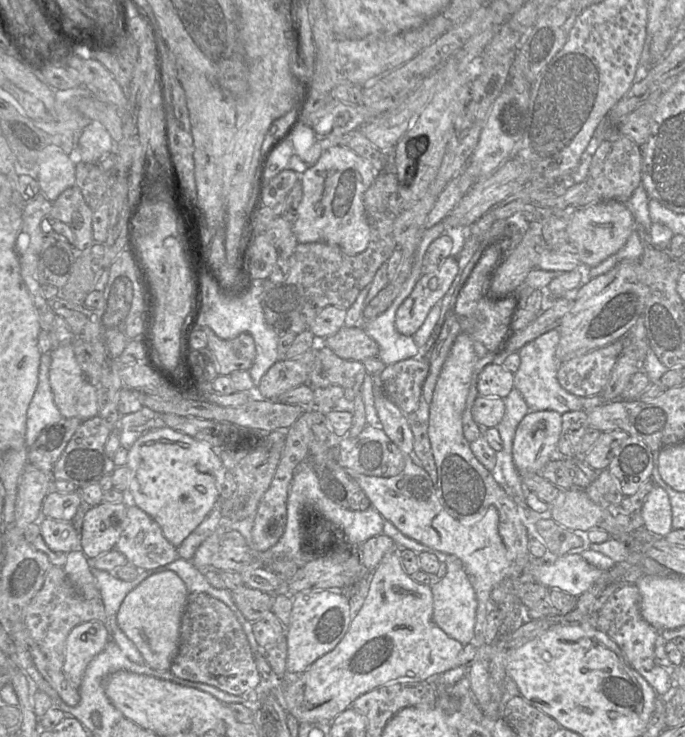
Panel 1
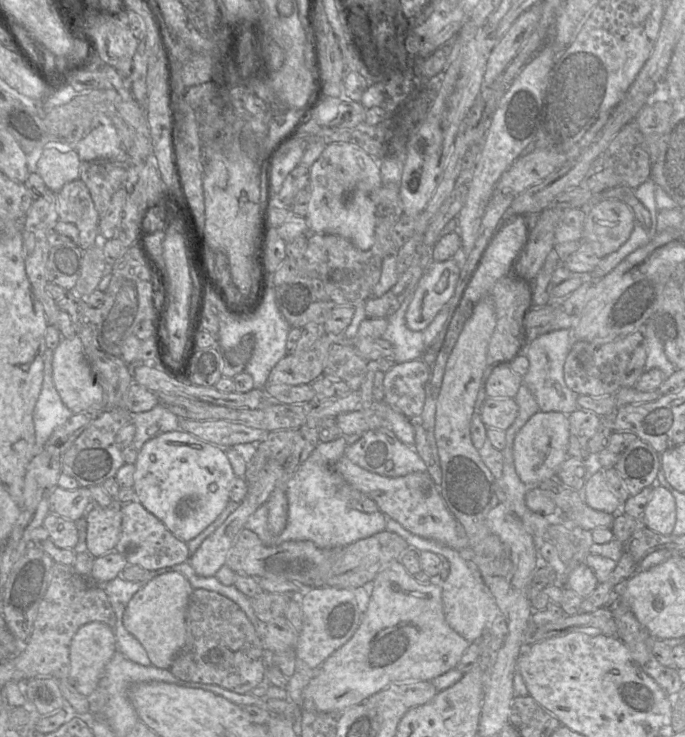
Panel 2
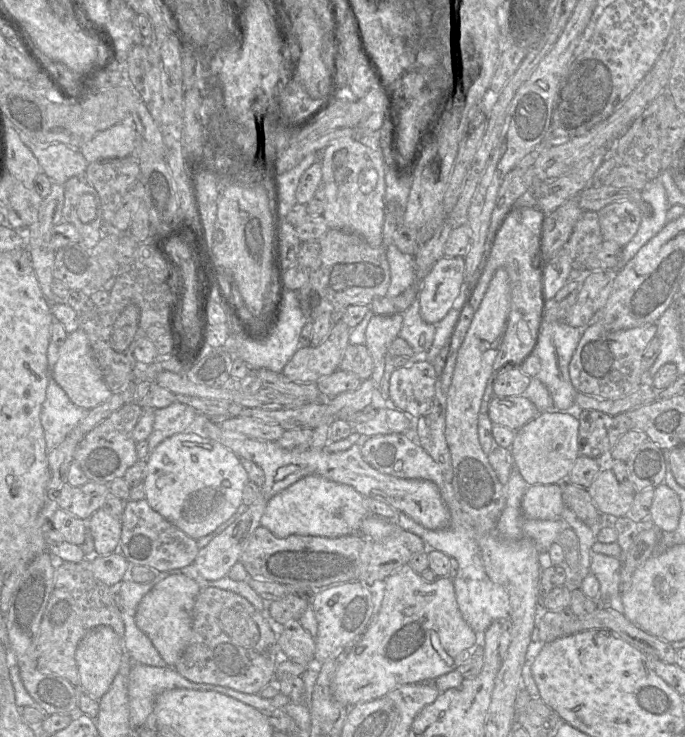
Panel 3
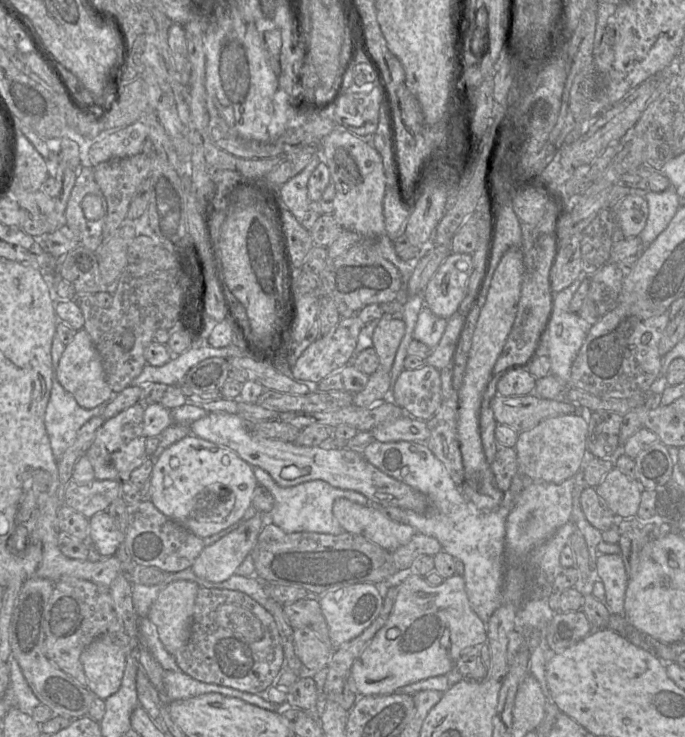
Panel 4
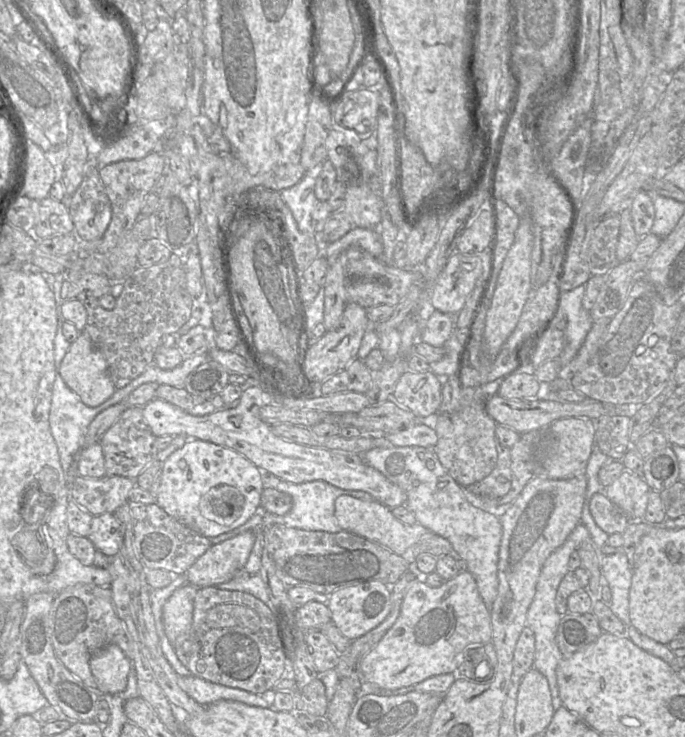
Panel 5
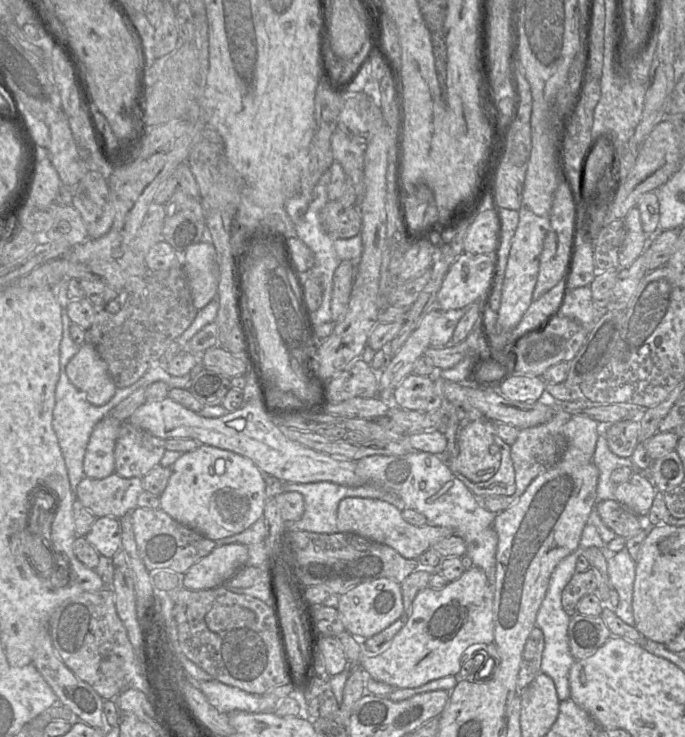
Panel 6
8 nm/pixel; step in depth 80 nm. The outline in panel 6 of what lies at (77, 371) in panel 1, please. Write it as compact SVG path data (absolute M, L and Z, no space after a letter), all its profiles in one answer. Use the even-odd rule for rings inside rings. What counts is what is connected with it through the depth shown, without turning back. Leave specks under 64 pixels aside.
M91 343L79 345L77 353L66 365L70 382L95 405L106 404L115 394L115 386L107 364Z

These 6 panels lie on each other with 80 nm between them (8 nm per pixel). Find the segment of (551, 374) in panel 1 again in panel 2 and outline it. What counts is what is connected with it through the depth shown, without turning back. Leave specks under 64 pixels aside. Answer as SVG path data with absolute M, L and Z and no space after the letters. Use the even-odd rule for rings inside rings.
M559 329L538 336L528 346L517 348L523 351L529 361L529 369L522 377L523 384L534 396L541 412L553 411L569 415L582 409L577 403L578 394L564 380L564 363L574 342L569 329Z

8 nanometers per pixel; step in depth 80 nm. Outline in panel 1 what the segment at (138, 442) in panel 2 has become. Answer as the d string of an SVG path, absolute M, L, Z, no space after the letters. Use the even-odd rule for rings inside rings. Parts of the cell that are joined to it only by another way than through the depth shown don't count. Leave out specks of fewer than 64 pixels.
M147 407L121 415L115 424L114 430L118 430L121 447L129 450L135 441L147 432L166 427L162 414Z

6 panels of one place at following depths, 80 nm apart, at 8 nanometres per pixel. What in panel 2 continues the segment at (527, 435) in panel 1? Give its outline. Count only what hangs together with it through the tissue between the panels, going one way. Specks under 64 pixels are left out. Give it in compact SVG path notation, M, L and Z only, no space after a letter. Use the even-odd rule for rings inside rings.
M537 412L517 432L513 443L516 472L528 487L537 487L545 480L555 478L558 467L569 457L570 424L568 415L561 412Z

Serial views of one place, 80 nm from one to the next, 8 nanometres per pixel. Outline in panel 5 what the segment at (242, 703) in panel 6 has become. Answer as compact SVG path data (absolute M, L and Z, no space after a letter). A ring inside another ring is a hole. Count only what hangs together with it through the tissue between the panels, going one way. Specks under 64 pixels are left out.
M193 675L179 676L178 684L184 692L201 705L224 699L239 701L251 706L272 708L272 703L265 701L260 694L210 682Z

